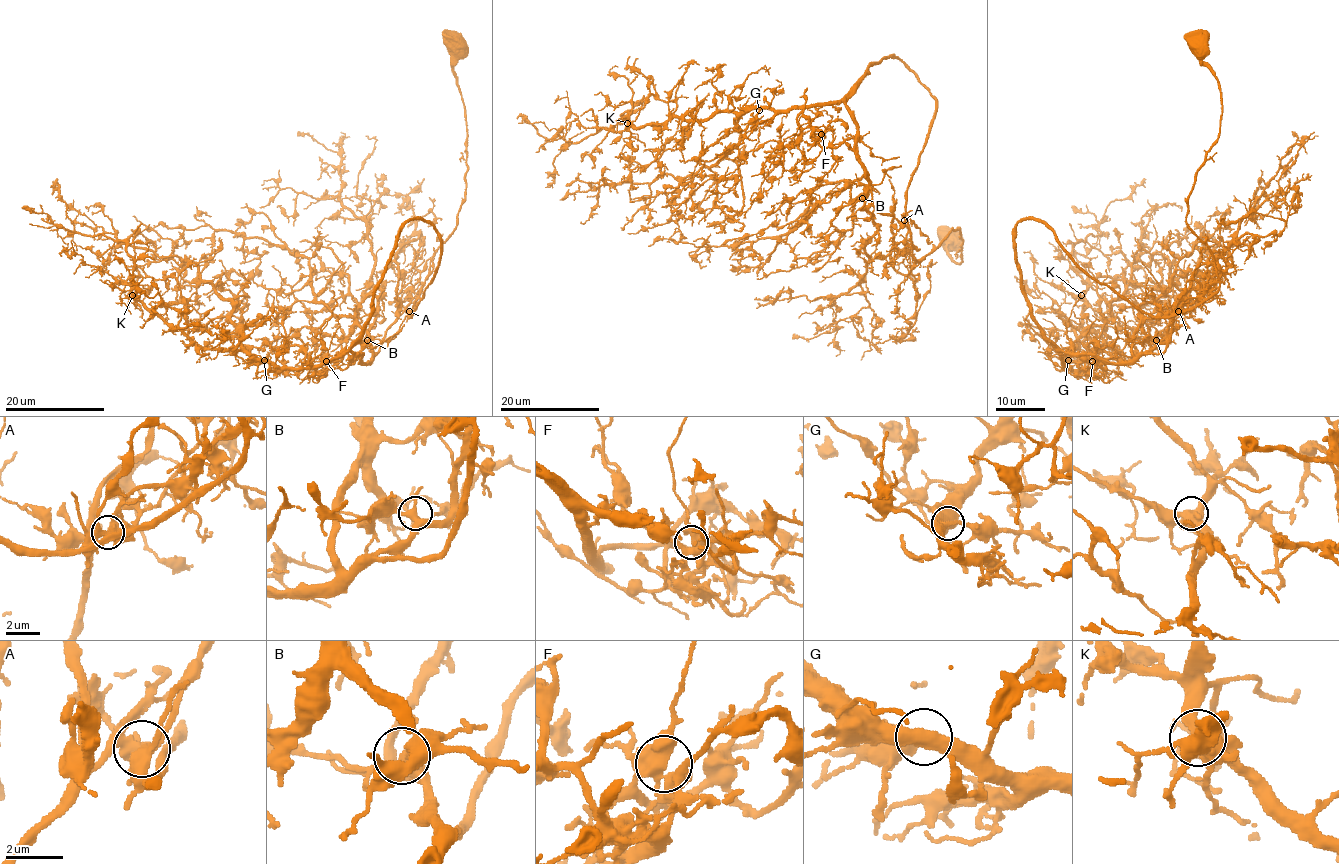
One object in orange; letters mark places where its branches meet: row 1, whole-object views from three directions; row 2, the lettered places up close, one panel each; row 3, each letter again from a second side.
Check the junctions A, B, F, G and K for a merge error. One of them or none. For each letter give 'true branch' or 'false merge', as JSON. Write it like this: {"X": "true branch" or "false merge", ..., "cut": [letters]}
{"A": "true branch", "B": "true branch", "F": "true branch", "G": "true branch", "K": "true branch", "cut": []}

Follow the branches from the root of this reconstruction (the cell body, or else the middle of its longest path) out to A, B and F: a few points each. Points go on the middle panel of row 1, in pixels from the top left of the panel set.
A: (953, 241), (946, 250), (959, 264), (963, 241), (953, 228), (915, 262), (904, 220)
B: (953, 241), (959, 264), (953, 228), (915, 262), (908, 229), (869, 188), (862, 198)
F: (953, 241), (959, 264), (953, 228), (915, 262), (908, 229), (872, 204), (860, 156), (821, 147), (821, 134)

